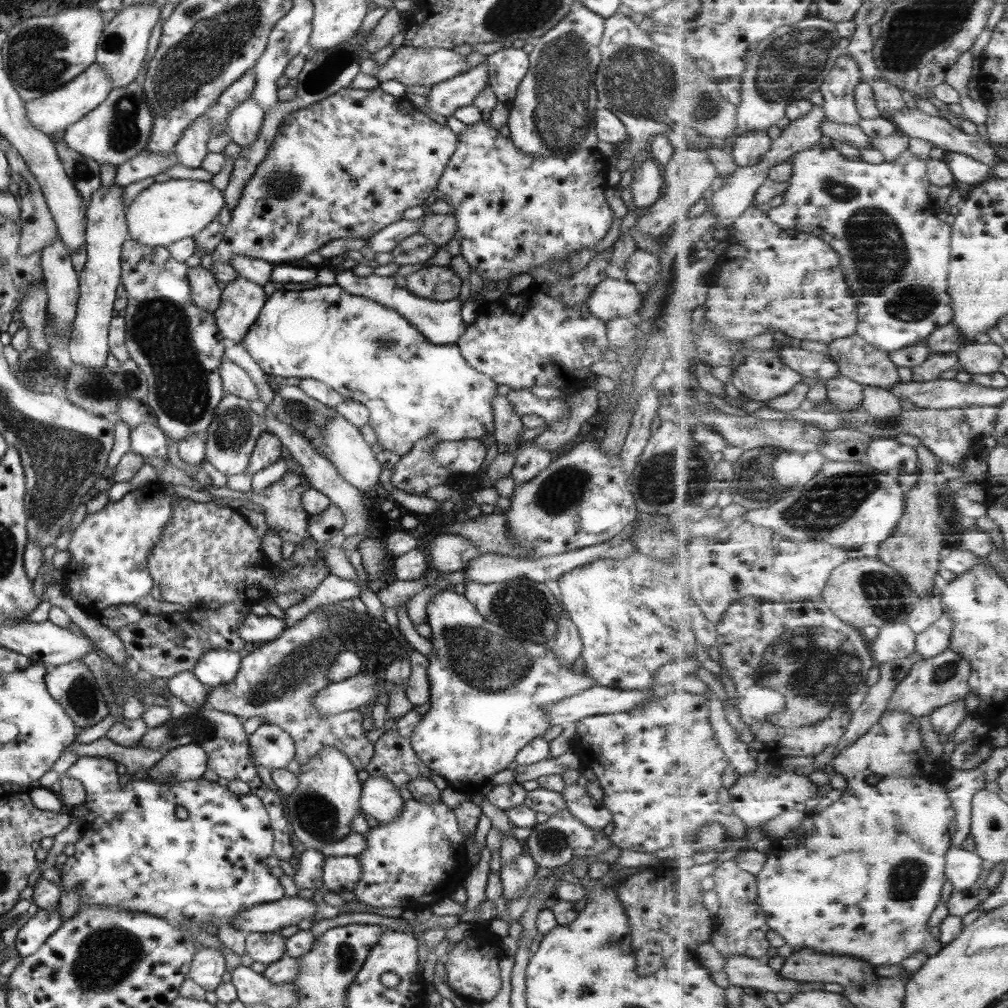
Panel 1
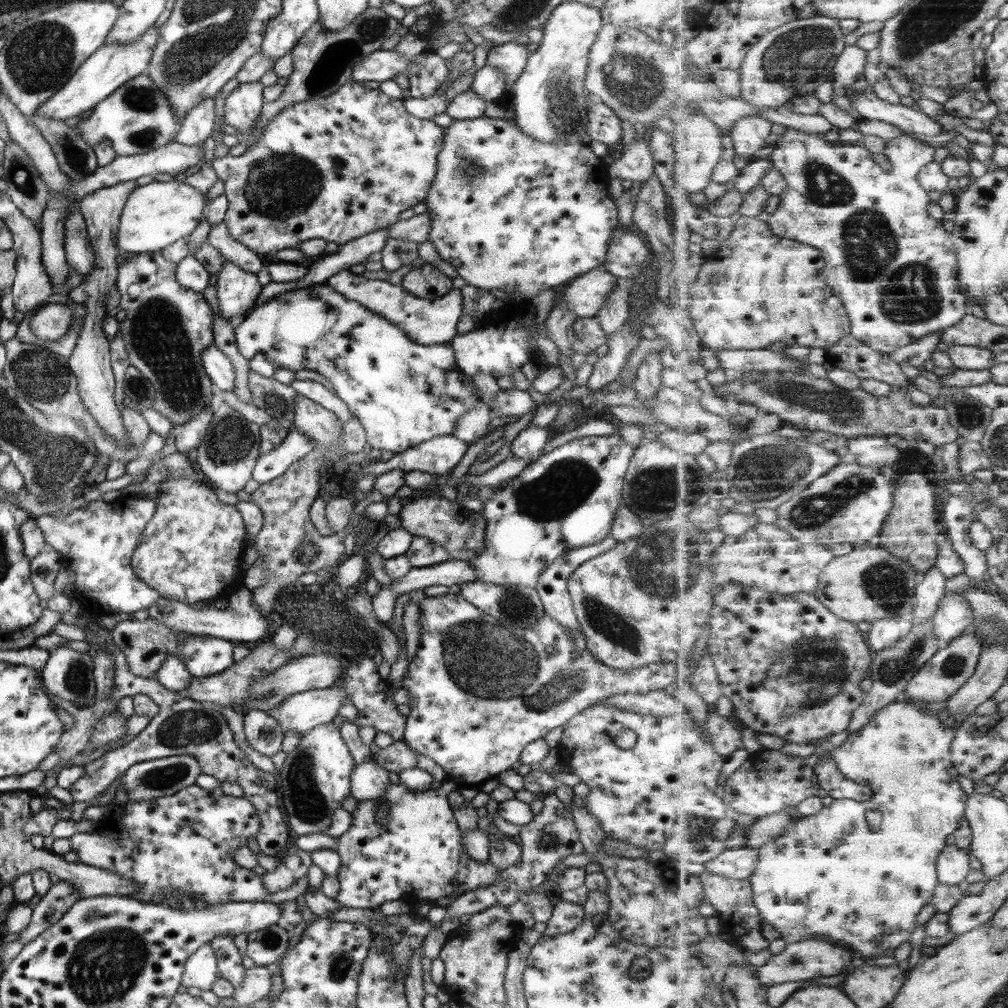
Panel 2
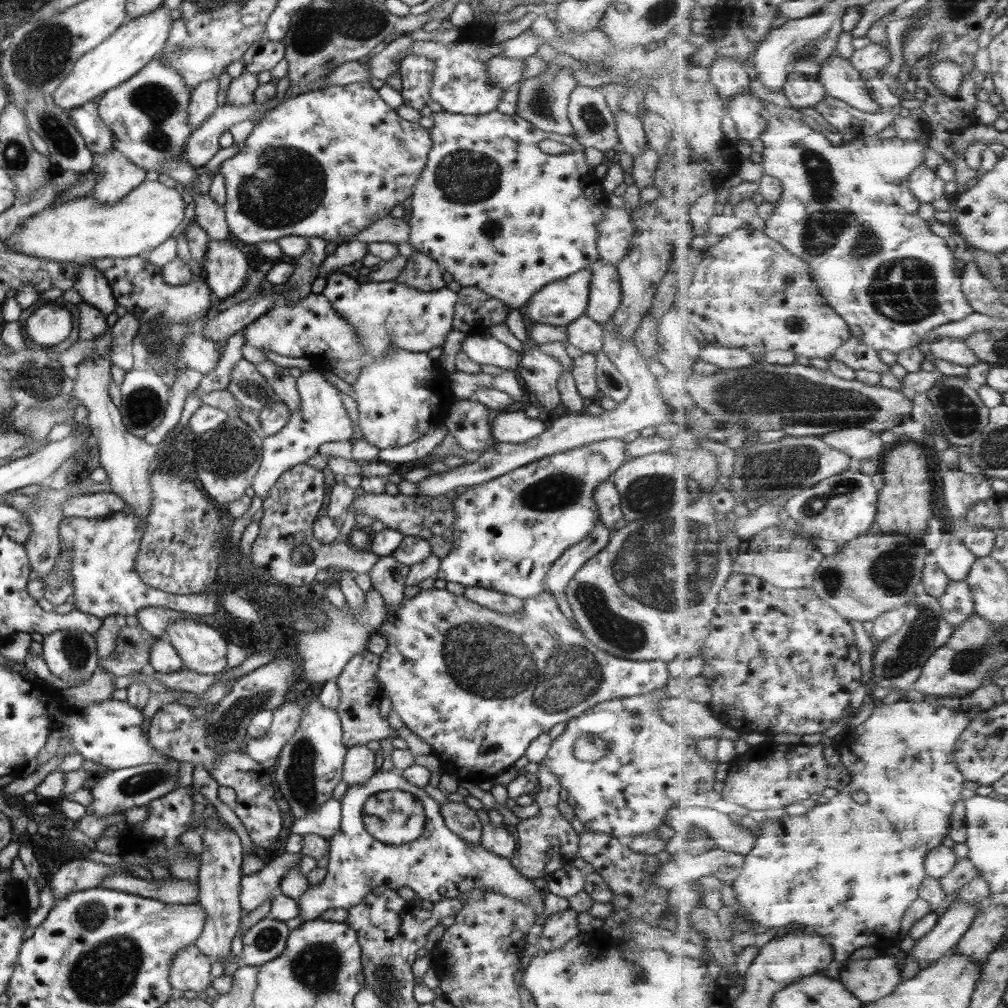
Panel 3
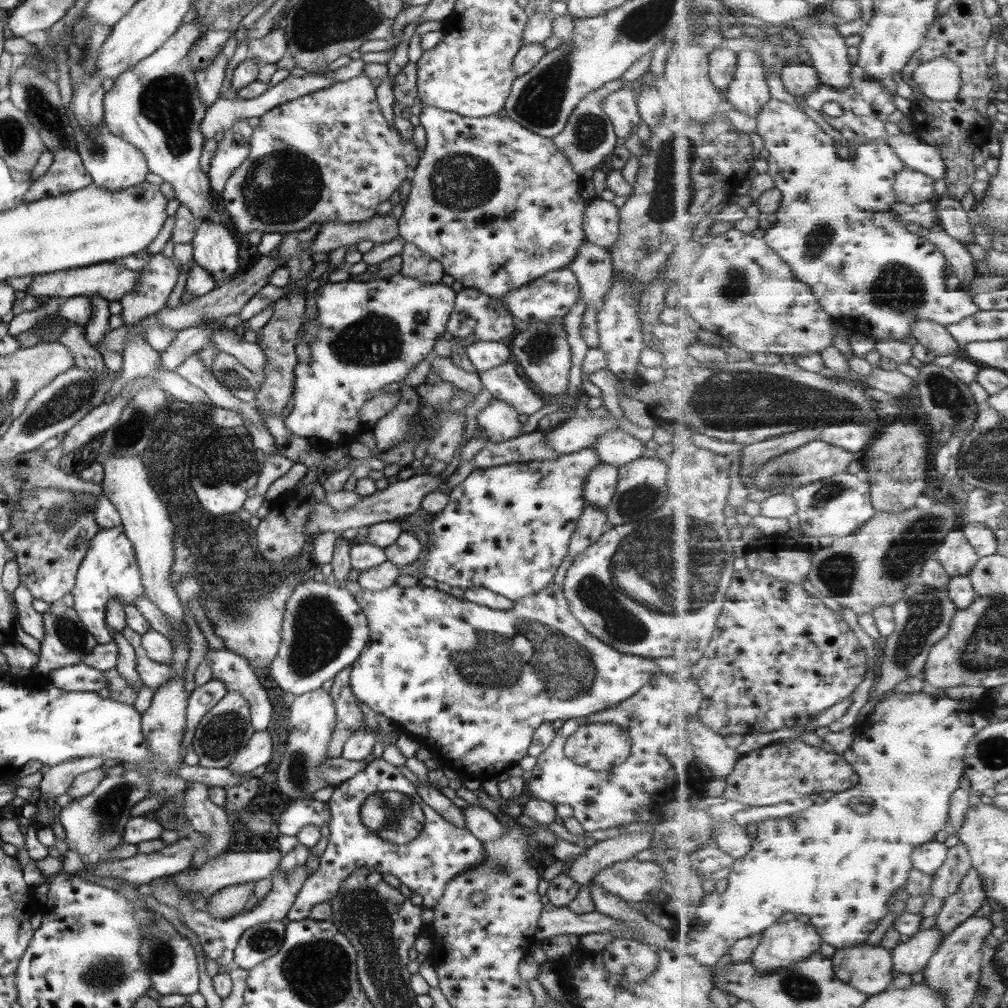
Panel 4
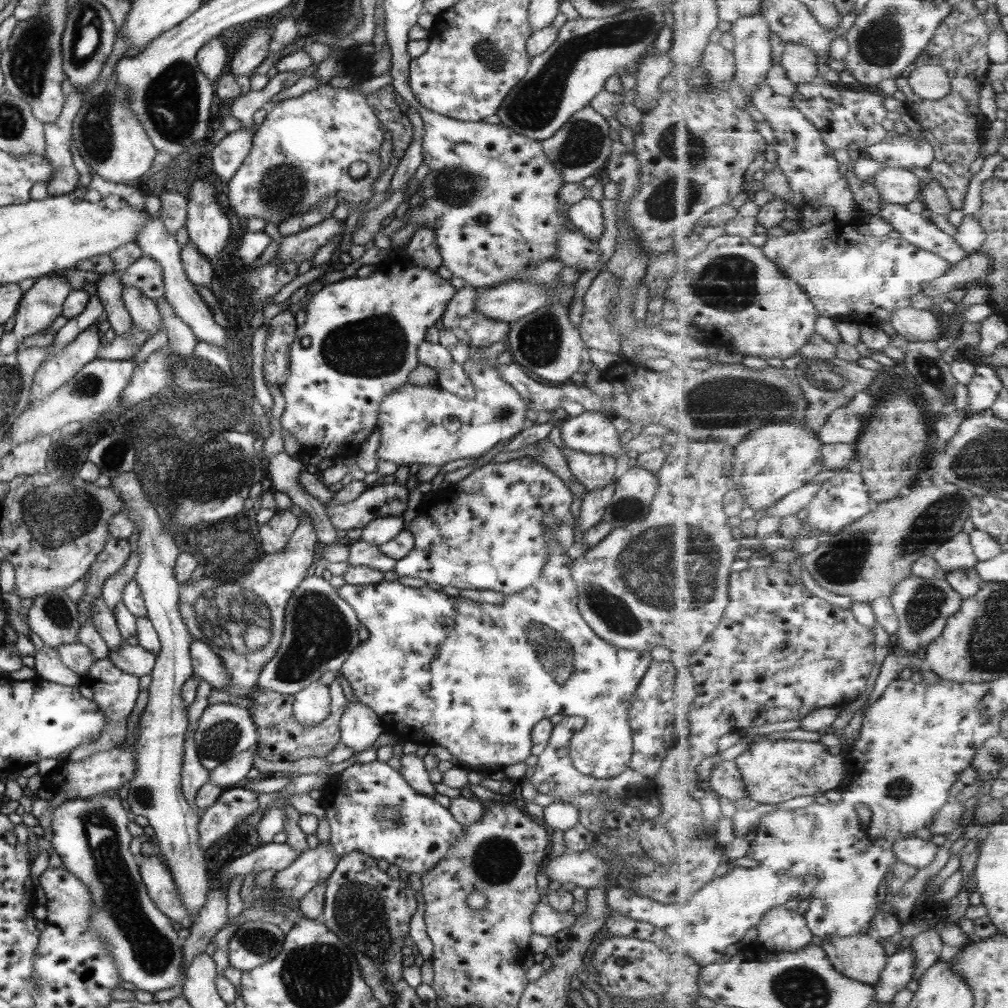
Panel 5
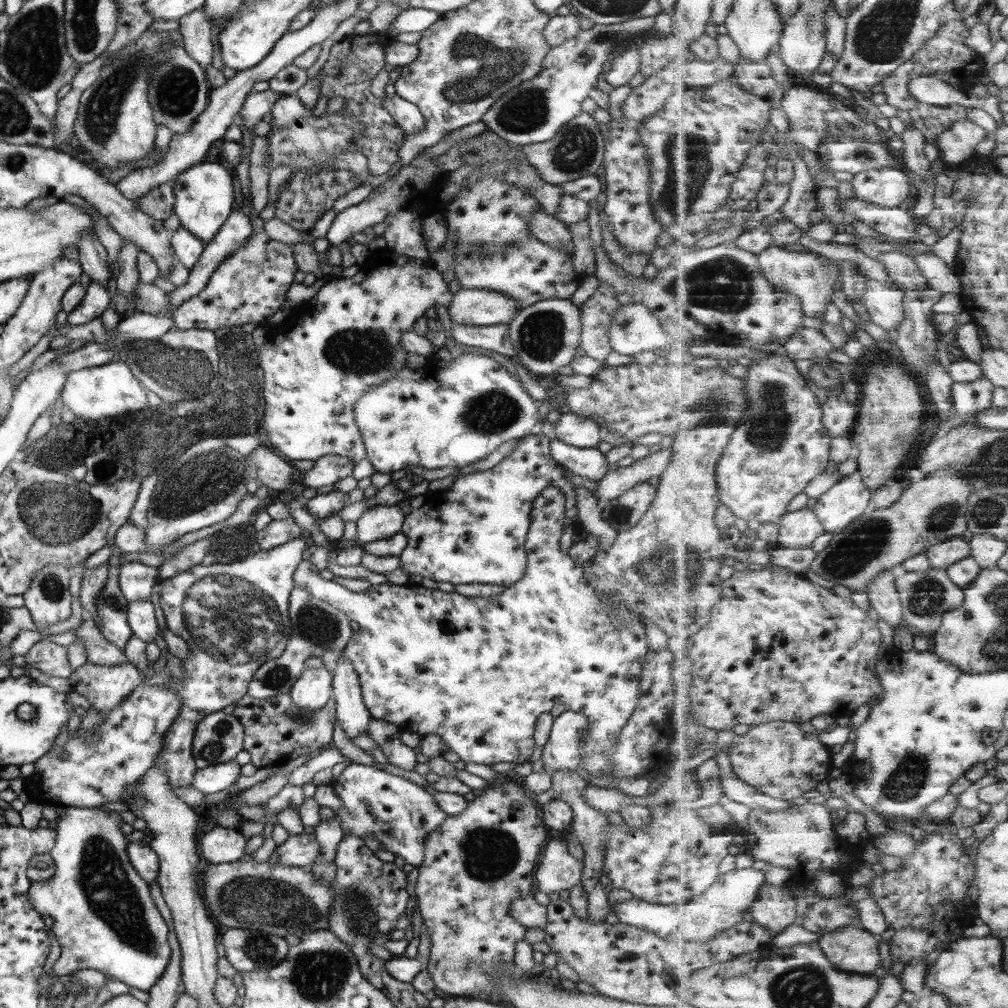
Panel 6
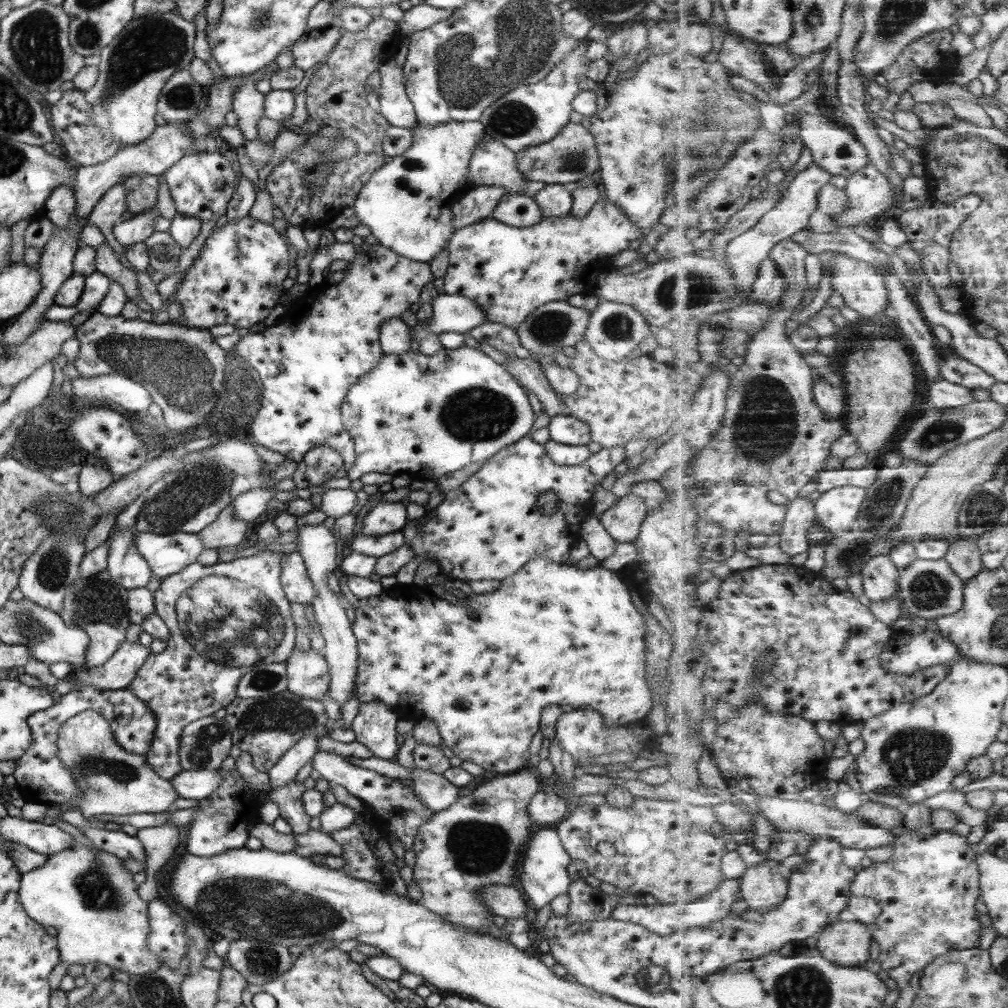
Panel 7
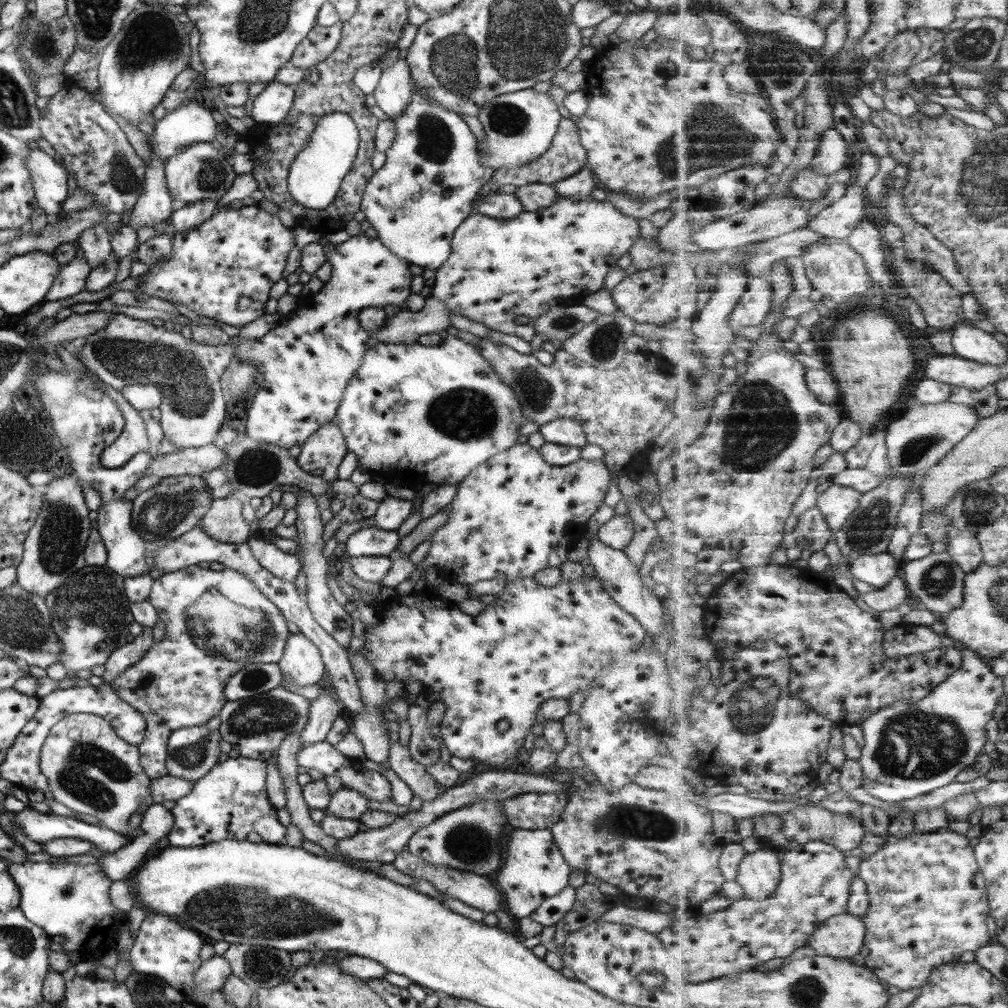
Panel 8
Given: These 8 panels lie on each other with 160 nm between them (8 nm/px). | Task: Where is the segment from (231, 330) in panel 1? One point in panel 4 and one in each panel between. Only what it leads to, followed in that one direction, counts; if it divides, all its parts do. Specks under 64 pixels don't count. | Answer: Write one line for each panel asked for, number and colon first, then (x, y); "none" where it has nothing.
2: (236, 290)
3: (225, 267)
4: (214, 250)

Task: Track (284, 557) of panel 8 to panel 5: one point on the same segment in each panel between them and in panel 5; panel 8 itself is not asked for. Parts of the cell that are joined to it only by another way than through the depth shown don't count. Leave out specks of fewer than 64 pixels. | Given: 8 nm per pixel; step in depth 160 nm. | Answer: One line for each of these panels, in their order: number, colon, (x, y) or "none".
5: (473, 678)
6: (476, 672)
7: (296, 586)

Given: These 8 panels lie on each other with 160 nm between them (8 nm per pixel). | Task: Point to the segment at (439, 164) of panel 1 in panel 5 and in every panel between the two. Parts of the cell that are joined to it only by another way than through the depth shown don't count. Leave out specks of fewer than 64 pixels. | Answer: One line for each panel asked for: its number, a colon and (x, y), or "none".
2: (338, 167)
3: (326, 163)
4: (329, 155)
5: (300, 153)

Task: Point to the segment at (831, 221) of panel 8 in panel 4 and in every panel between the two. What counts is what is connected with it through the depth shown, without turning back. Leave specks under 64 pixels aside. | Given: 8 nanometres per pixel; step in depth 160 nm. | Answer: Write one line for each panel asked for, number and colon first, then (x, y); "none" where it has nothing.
4: (912, 187)
5: (895, 185)
6: (890, 186)
7: (869, 192)

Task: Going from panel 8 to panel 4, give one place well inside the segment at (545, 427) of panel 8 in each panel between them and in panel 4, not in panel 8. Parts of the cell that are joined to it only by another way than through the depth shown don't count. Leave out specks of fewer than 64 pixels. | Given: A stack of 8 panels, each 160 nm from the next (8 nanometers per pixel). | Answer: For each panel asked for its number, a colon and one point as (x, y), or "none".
4: (615, 447)
5: (590, 432)
6: (581, 432)
7: (568, 430)

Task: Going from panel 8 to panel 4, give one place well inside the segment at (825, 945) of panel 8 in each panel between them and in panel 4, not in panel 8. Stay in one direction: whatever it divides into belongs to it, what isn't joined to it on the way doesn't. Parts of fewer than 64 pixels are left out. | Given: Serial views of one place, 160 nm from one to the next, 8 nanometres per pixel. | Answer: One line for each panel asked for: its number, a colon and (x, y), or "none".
4: (868, 968)
5: (861, 957)
6: (853, 948)
7: (848, 943)

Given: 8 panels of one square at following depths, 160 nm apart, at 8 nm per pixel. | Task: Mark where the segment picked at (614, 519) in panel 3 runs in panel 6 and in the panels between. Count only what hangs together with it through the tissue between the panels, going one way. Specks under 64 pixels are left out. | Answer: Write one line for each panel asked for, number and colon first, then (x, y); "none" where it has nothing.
4: (600, 484)
5: (593, 471)
6: (589, 463)

